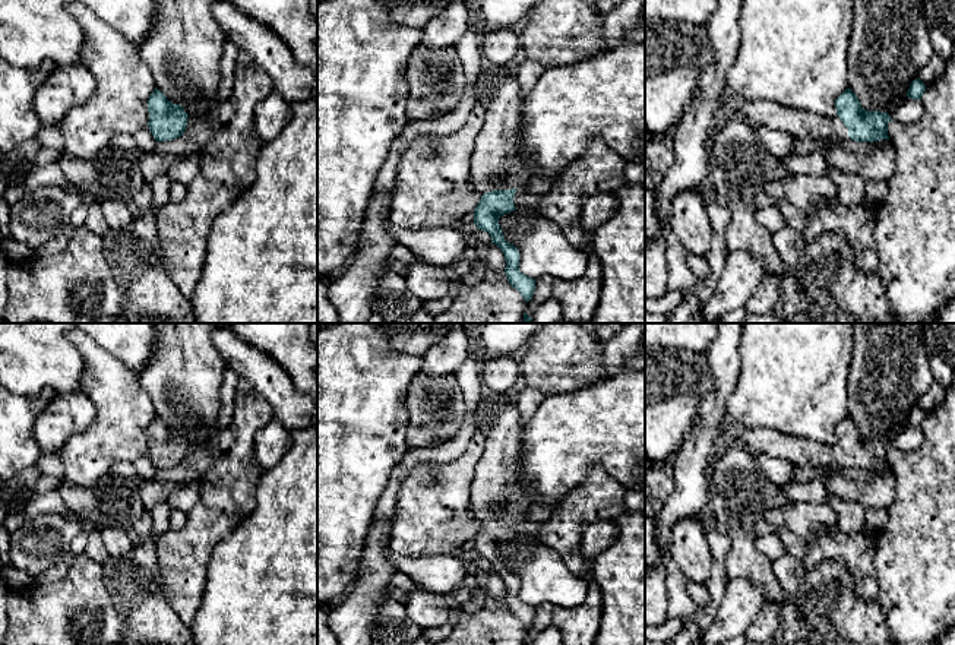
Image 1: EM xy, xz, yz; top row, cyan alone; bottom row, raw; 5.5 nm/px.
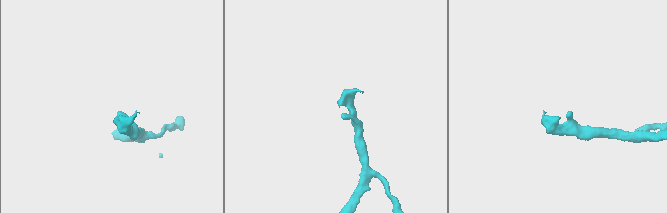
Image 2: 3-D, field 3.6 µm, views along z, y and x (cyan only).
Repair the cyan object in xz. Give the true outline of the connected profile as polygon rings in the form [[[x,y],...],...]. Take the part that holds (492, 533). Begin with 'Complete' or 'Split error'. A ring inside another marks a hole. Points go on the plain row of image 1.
Split error. [[[513,396],[497,399],[497,411],[486,430],[484,452],[474,471],[469,512],[481,527],[474,538],[477,557],[488,560],[505,582],[505,601],[528,630],[535,607],[519,598],[519,578],[505,567],[499,546],[515,538],[513,525],[525,510],[528,497],[521,489],[521,417]]]

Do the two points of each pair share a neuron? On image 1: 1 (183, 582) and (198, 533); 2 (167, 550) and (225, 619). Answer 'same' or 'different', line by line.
1: same
2: different

